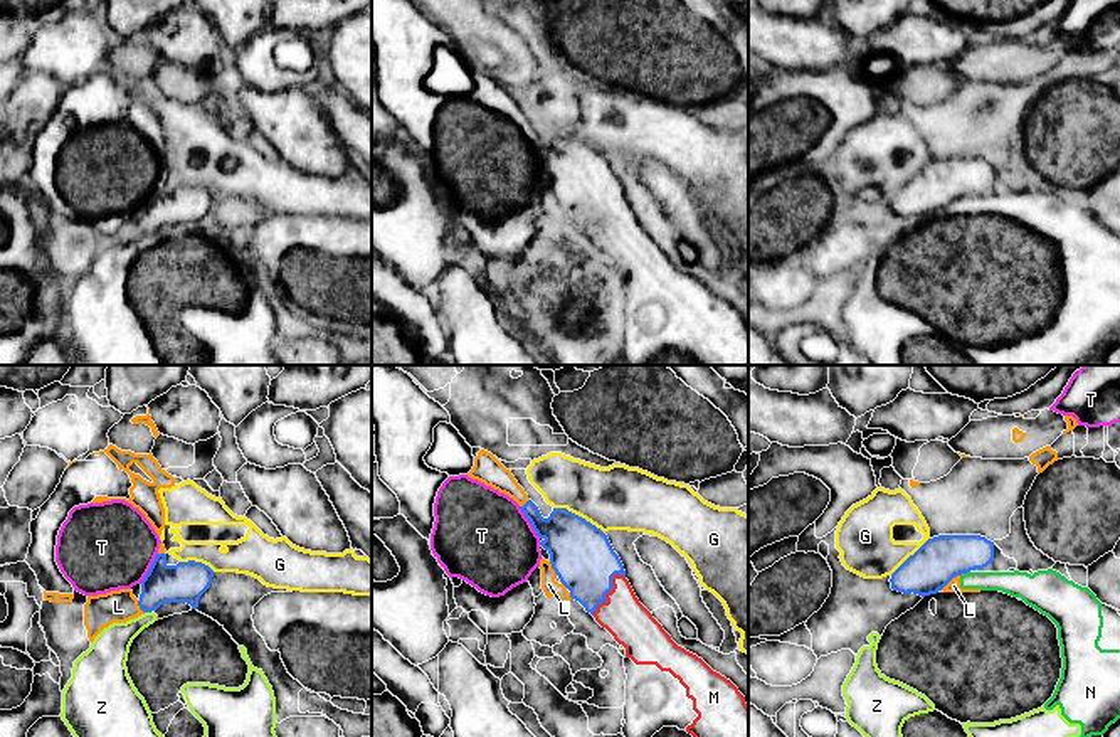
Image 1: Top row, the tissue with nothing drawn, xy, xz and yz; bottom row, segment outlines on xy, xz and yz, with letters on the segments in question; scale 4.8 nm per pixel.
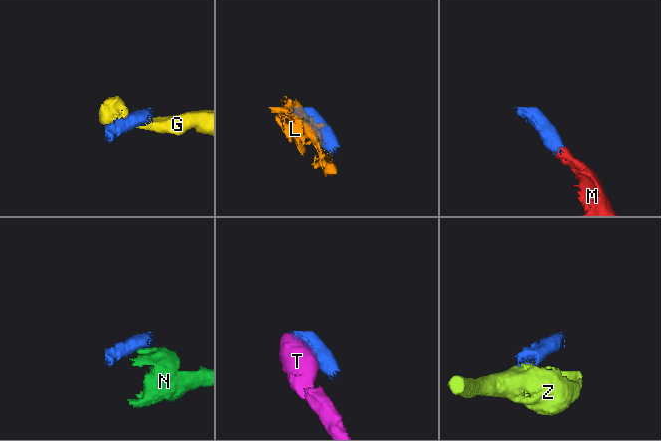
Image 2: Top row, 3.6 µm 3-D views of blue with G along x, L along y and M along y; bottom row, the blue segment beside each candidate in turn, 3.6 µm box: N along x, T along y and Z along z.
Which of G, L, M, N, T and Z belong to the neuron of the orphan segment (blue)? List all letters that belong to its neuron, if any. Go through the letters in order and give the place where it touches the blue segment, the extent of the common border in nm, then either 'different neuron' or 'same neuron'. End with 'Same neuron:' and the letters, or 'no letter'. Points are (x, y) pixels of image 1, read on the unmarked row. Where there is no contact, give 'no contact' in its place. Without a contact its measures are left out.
G: xz (577, 138) | 260 nm | different neuron
L: yz (950, 202) | 140 nm | different neuron
M: xz (607, 214) | 240 nm | same neuron
N: yz (966, 196) | 40 nm | different neuron
T: xz (530, 145) | 190 nm | different neuron
Z: xy (148, 234) | 40 nm | different neuron
Same neuron: M

